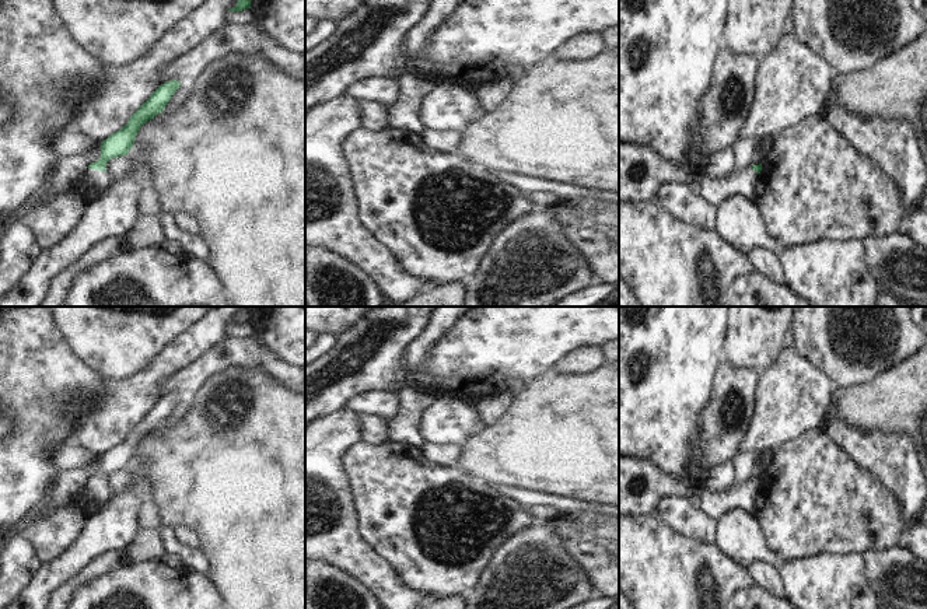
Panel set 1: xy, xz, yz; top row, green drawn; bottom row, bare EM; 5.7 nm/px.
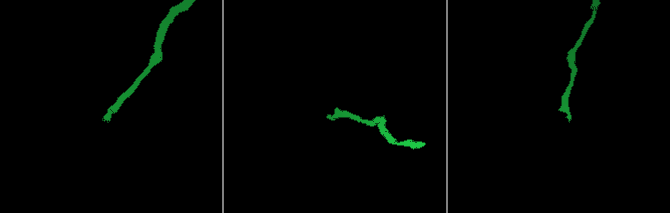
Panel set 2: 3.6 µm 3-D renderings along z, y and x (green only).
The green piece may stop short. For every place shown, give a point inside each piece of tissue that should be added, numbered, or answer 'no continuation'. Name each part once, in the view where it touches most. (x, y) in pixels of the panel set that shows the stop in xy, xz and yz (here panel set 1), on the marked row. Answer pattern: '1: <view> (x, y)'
1: xy (94, 181)

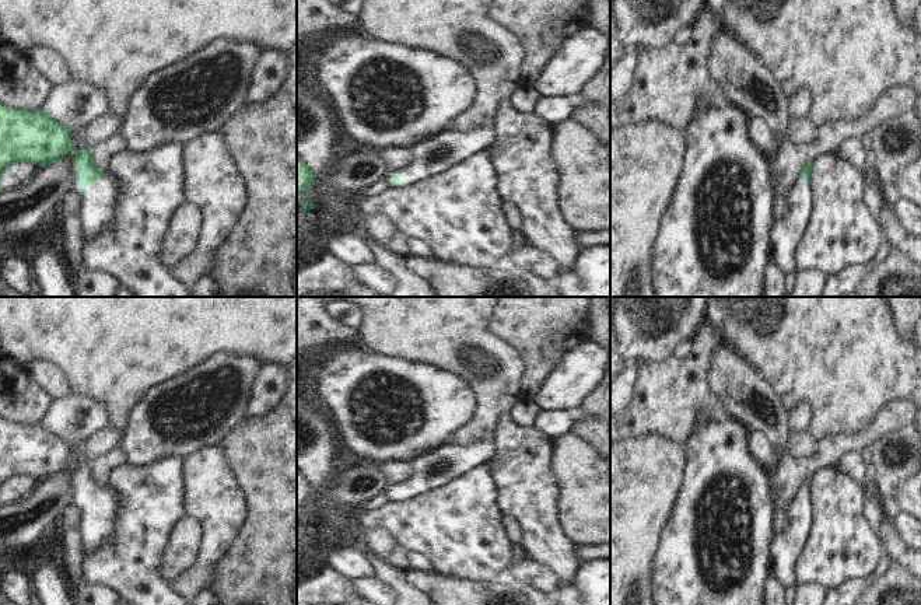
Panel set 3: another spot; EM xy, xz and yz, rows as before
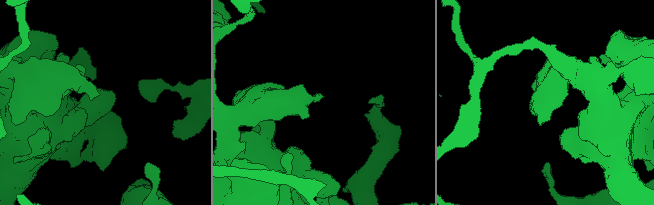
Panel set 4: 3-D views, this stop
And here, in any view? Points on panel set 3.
1: xy (100, 214)

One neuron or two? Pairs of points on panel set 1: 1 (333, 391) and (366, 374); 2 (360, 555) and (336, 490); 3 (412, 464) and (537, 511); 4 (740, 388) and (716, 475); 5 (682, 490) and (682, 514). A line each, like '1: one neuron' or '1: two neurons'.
1: one neuron
2: one neuron
3: two neurons
4: two neurons
5: two neurons

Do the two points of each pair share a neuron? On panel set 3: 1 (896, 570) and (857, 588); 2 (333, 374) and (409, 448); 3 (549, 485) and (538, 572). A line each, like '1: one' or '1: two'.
1: two
2: one
3: two

